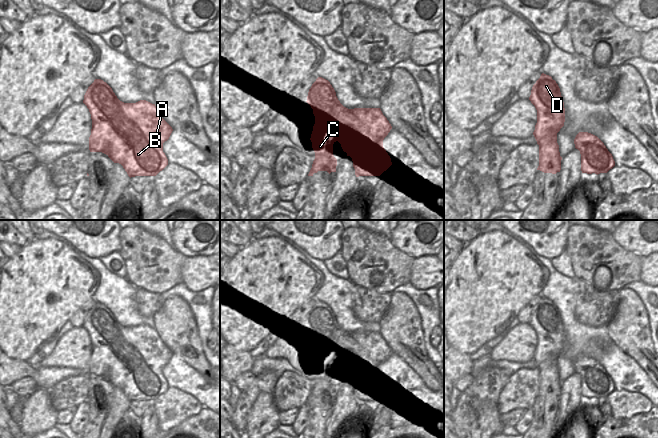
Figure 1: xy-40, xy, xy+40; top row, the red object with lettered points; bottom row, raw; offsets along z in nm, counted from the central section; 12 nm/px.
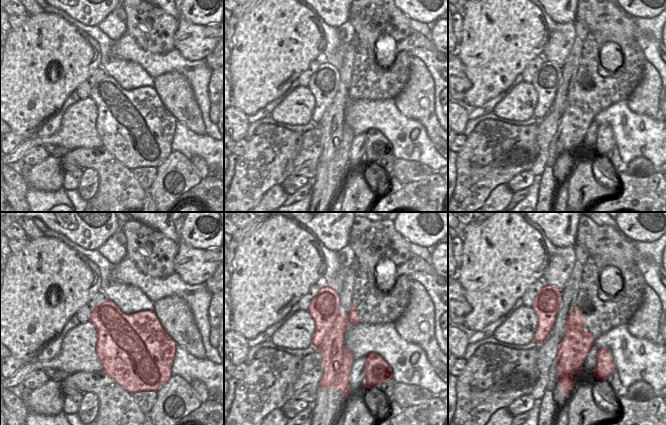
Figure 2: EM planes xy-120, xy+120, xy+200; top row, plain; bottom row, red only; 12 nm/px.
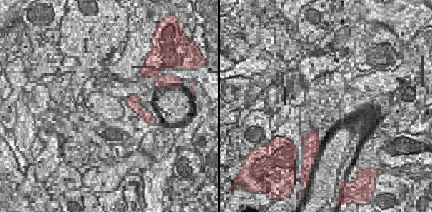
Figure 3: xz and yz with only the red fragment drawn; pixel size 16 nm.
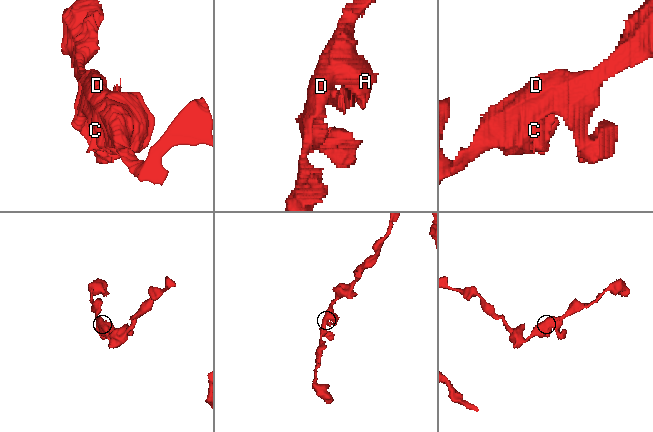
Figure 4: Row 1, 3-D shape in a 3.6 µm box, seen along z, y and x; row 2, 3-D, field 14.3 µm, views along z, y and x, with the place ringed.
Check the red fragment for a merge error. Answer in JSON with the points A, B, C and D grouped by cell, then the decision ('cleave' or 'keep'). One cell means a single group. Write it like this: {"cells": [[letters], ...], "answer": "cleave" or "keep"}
{"cells": [["A", "B", "C", "D"]], "answer": "keep"}

